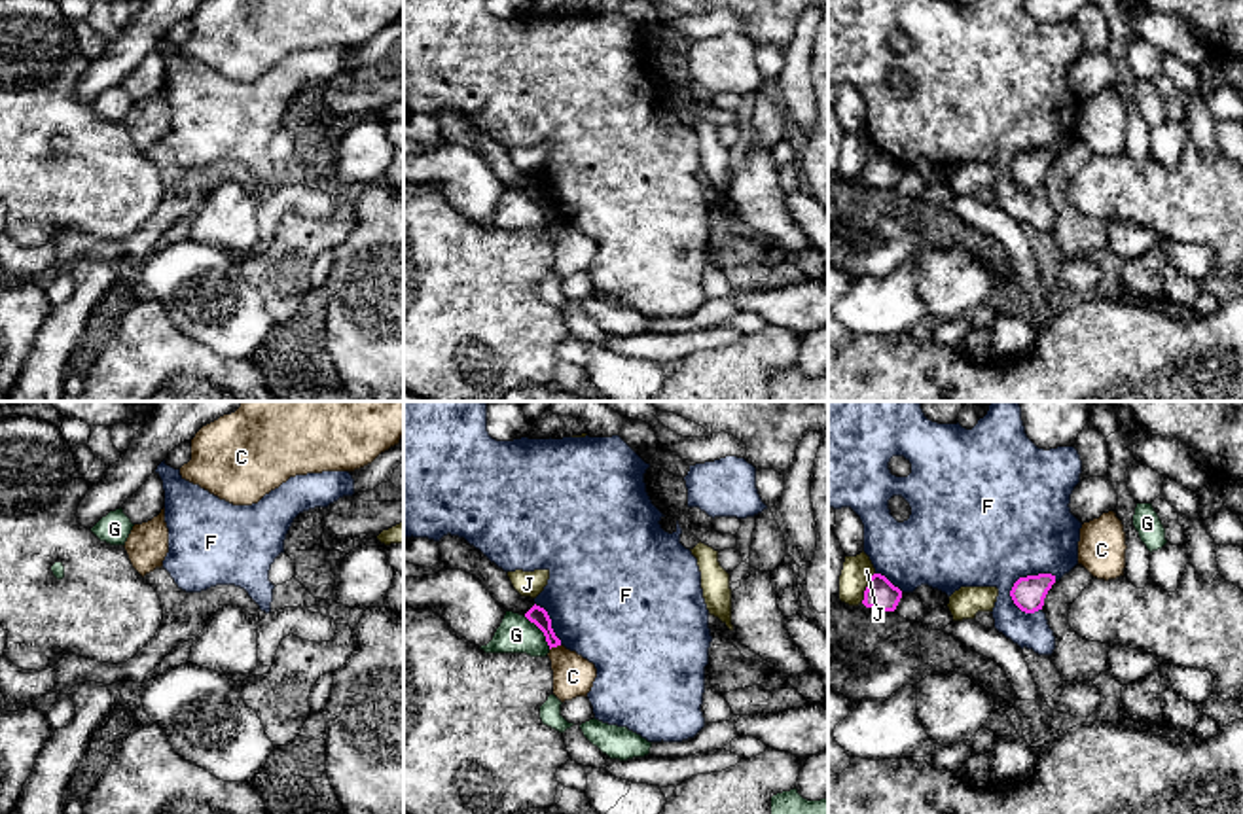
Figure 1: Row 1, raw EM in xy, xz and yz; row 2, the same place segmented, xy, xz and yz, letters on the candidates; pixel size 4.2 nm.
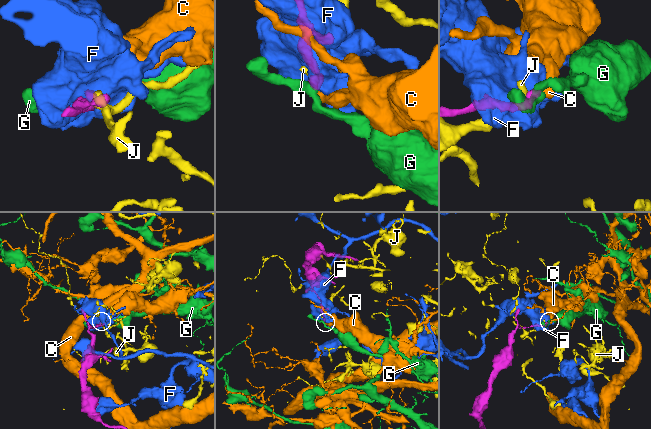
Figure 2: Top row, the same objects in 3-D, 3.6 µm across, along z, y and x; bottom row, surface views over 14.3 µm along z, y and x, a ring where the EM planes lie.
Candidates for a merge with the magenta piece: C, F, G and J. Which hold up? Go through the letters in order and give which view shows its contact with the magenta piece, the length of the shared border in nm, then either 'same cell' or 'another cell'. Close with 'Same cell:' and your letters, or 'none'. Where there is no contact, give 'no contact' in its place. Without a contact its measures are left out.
C: xz | 50 nm | another cell
F: yz | 220 nm | another cell
G: xz | 180 nm | another cell
J: yz | 150 nm | another cell
Same cell: none

